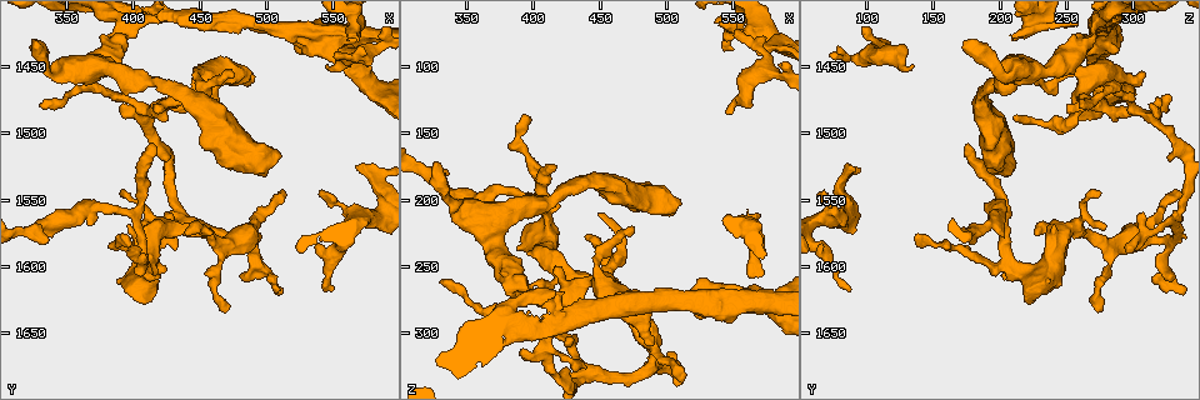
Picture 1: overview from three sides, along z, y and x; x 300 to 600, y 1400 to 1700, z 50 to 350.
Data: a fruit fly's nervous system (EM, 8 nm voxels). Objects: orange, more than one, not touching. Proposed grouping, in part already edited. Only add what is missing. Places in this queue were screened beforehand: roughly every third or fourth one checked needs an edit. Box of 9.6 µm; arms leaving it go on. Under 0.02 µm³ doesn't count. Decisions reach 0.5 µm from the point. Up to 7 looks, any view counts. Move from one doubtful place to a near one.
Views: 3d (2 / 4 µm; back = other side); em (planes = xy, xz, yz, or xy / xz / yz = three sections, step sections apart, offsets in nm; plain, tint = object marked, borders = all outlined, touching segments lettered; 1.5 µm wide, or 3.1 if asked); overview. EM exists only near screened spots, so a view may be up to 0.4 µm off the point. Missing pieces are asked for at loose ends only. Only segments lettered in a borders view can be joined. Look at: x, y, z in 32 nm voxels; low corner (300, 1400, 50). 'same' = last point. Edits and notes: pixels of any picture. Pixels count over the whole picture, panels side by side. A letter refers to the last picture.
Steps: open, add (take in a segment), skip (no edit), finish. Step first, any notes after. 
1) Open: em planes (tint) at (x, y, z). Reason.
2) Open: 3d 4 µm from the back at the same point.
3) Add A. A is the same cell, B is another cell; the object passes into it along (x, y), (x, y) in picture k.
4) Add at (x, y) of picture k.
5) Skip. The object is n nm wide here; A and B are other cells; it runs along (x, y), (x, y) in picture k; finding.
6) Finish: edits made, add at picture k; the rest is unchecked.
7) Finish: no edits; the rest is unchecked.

Open: em planes (borders) at (414, 1508, 176). An open end.

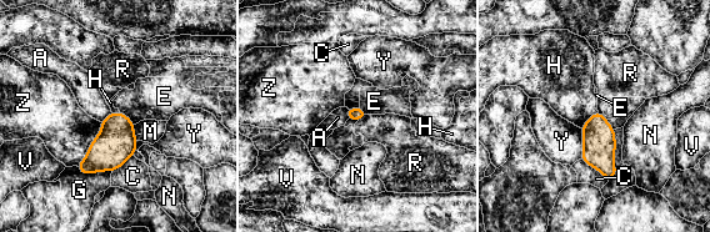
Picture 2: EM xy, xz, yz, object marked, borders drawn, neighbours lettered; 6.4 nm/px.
Skip. The longest contact is with Z, 340 nm; A, C, E, G, H, M, N, R, V, Y and Z are other cells; a border runs along (598, 111), (580, 127) in picture 2; no lettered segment goes on from it.

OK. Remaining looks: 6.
Open: 3d 2 µm at (324, 1430, 174). Free end.

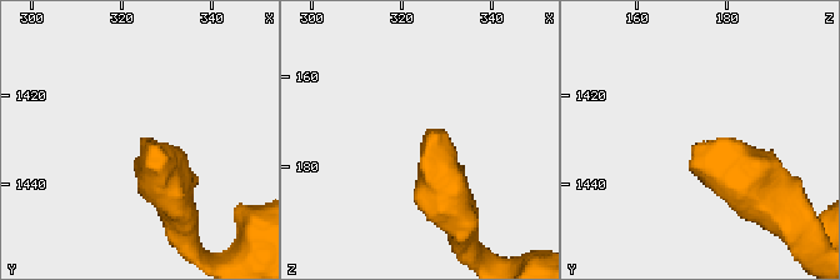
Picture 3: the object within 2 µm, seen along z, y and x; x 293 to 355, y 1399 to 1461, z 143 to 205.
Open: em yz step 4 (borders) at (326, 1430, 174).

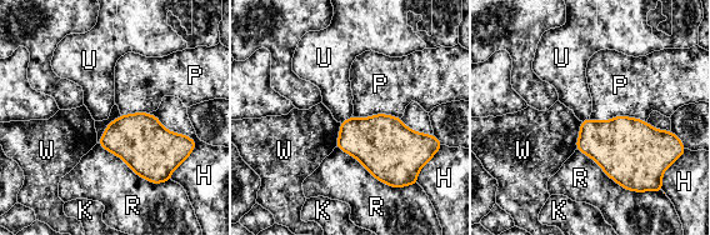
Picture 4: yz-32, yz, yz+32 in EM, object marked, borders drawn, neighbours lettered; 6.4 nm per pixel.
Open: em planes (borders) at the same point.

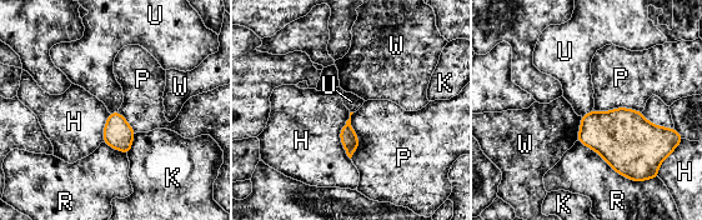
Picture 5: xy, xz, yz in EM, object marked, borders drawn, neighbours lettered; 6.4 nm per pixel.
Skip. H, K, P, R, U and W are other cells; a border runs along (593, 110), (581, 116) in picture 5; no lettered segment goes on from it.

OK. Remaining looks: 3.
Open: 3d 4 µm from the back at (554, 1440, 74). Thin end.

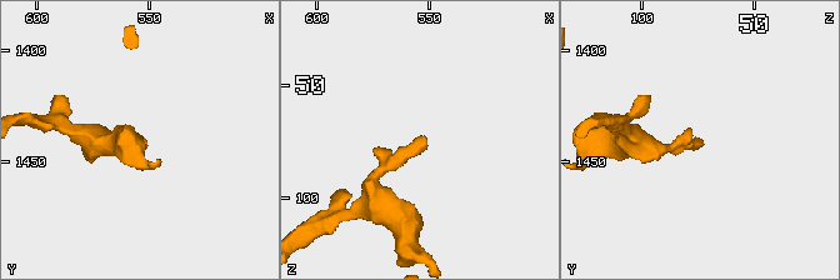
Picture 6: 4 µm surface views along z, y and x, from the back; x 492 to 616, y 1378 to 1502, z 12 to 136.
Open: em xy step 4 (borders) at (552, 1439, 73).

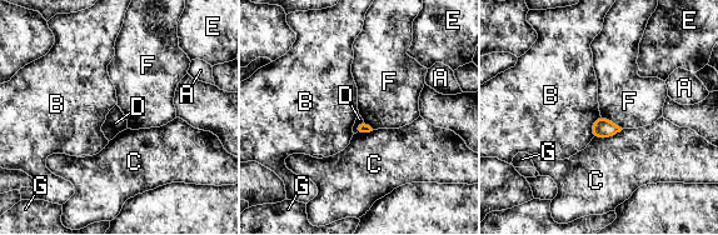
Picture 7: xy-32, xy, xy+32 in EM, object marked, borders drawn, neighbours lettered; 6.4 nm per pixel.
Skip. A, B, C, D, E, F and G are other cells; a border runs along (601, 116), (592, 126), (592, 136) in picture 7; no lettered segment goes on from it.

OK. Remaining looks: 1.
Finish: no edits; the rest is unchecked.

